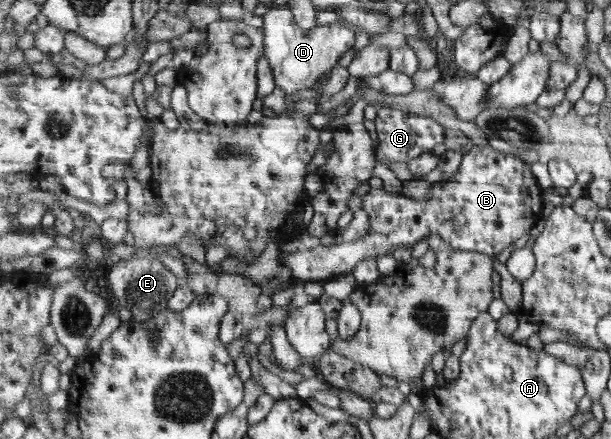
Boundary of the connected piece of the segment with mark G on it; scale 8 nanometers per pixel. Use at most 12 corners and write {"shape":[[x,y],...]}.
{"shape":[[378,108],[376,157],[407,163],[446,140],[434,118]]}

